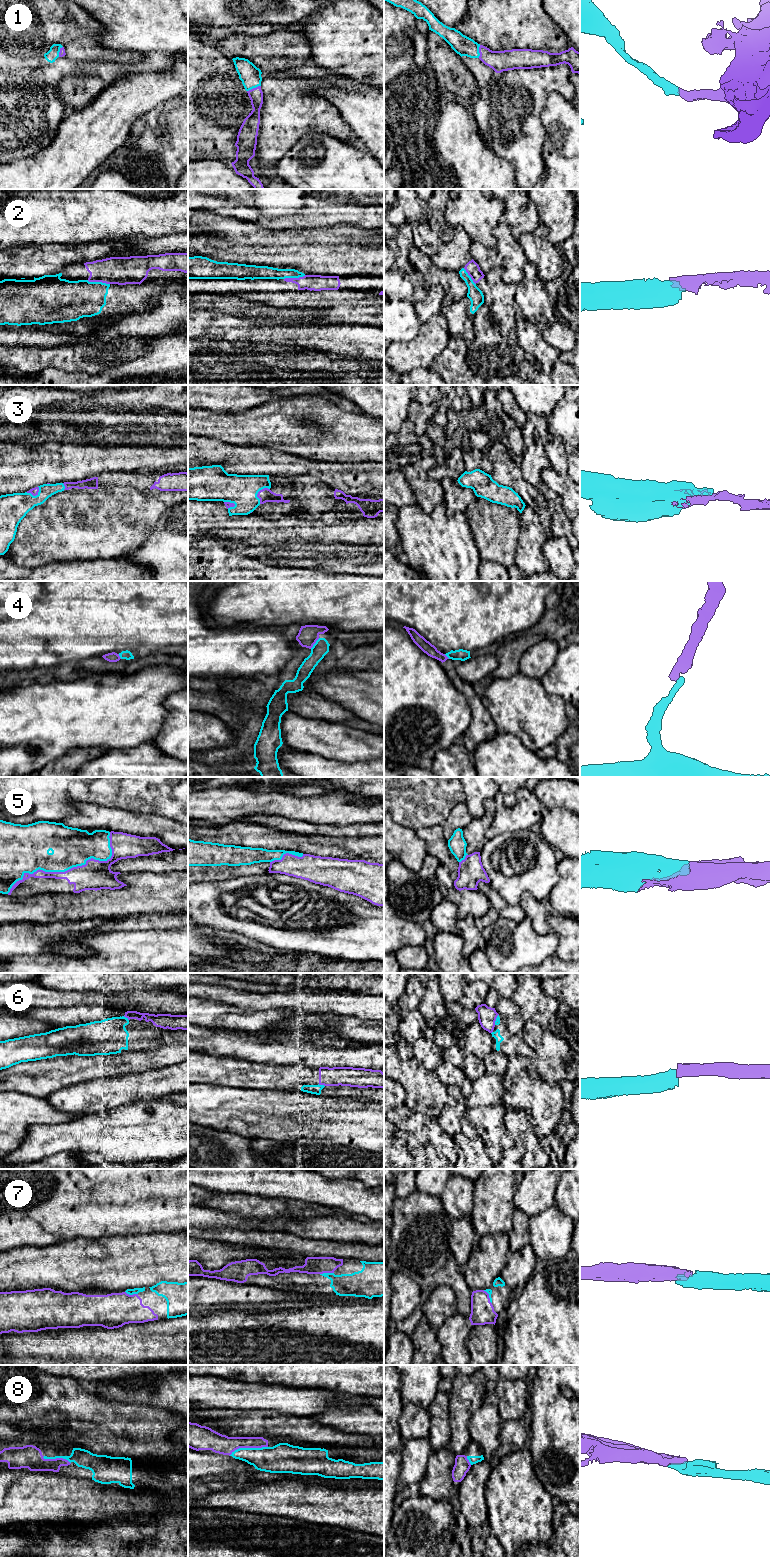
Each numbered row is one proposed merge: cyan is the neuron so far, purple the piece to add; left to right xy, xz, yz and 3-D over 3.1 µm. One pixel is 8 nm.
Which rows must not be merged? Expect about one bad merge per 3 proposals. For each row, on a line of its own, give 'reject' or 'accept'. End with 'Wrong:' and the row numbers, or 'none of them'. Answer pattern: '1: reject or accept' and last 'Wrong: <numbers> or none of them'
1: accept
2: accept
3: accept
4: accept
5: accept
6: reject
7: accept
8: accept
Wrong: 6

